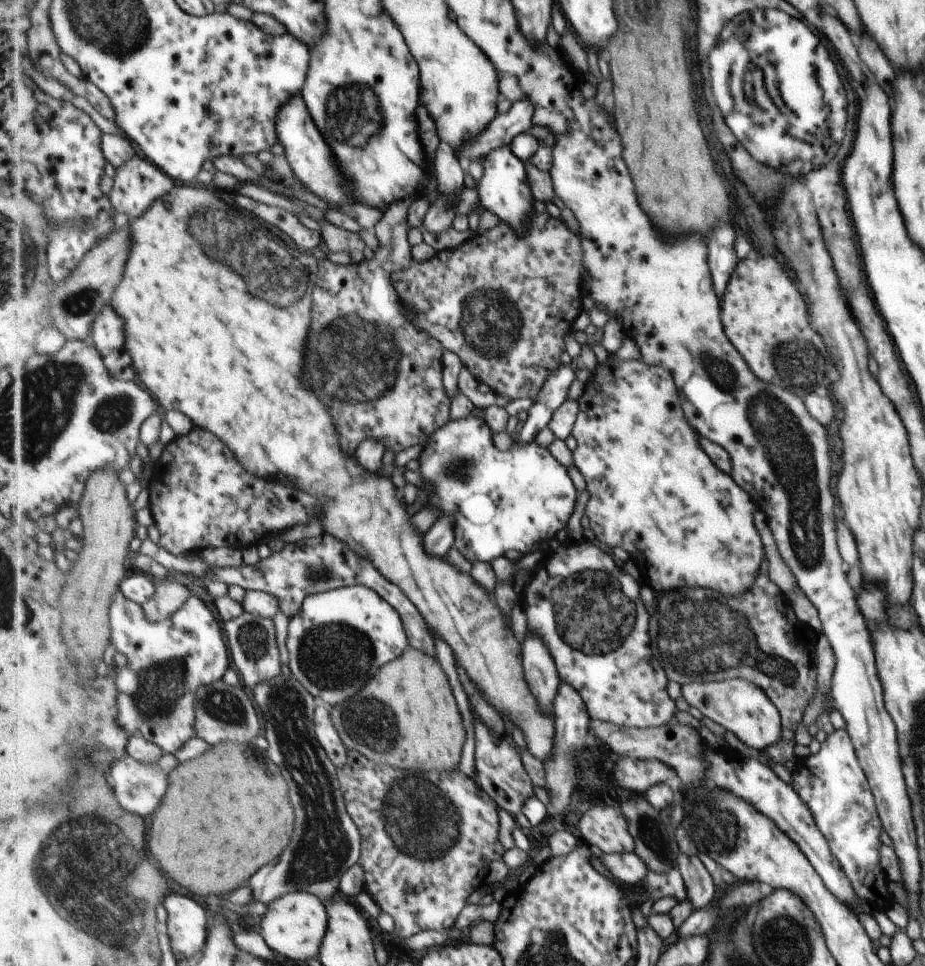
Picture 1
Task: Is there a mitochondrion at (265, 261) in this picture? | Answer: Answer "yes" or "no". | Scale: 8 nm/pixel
yes

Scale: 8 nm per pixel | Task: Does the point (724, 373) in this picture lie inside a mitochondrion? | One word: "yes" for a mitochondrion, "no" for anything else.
yes

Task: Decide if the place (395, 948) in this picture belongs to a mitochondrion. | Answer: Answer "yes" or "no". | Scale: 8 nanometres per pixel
no

